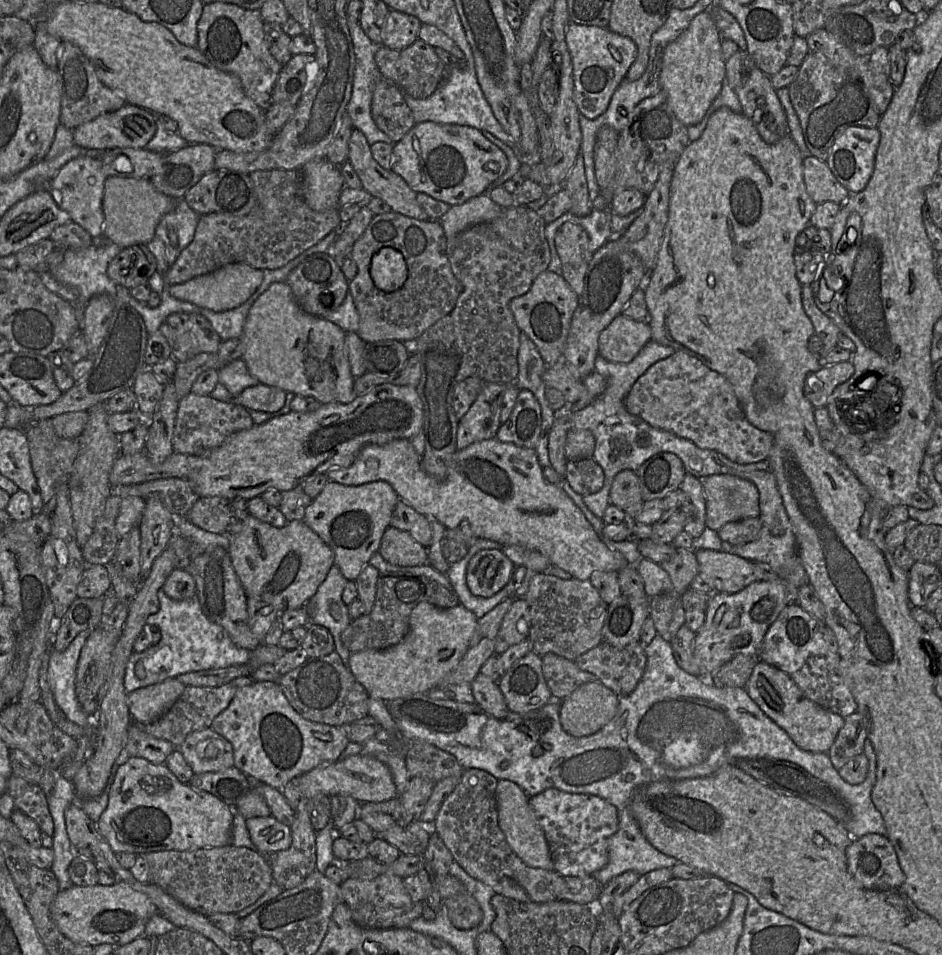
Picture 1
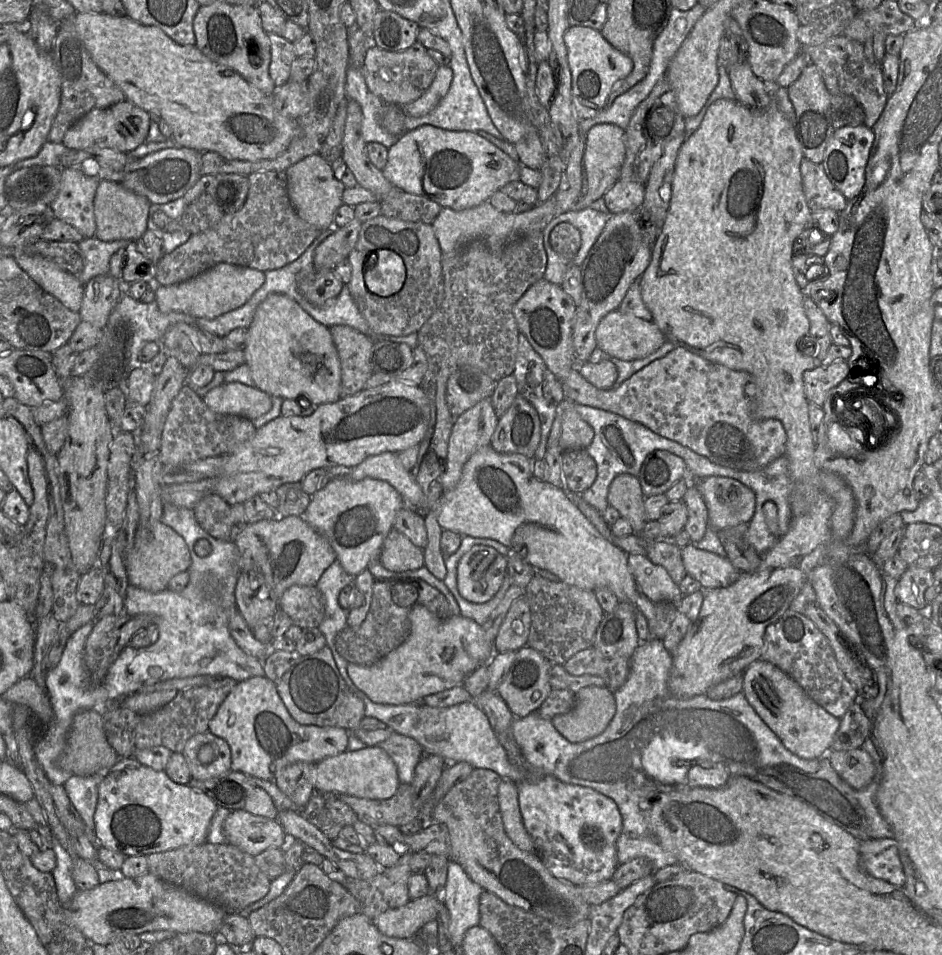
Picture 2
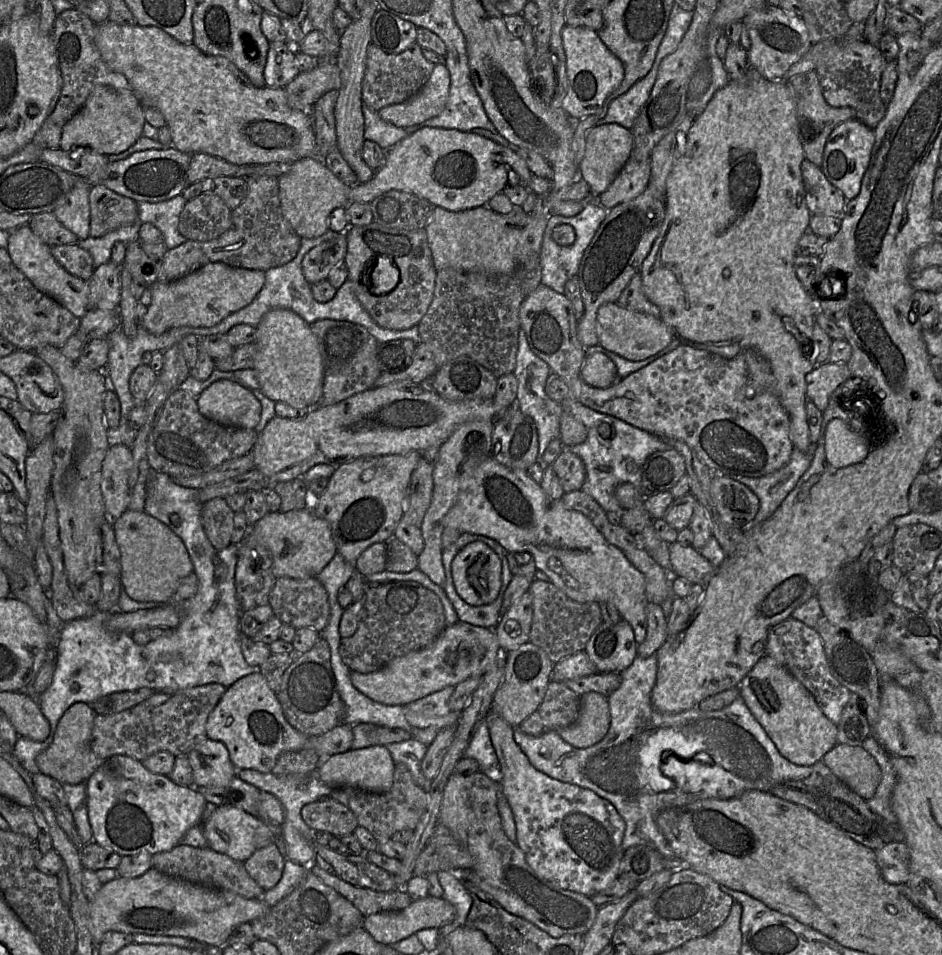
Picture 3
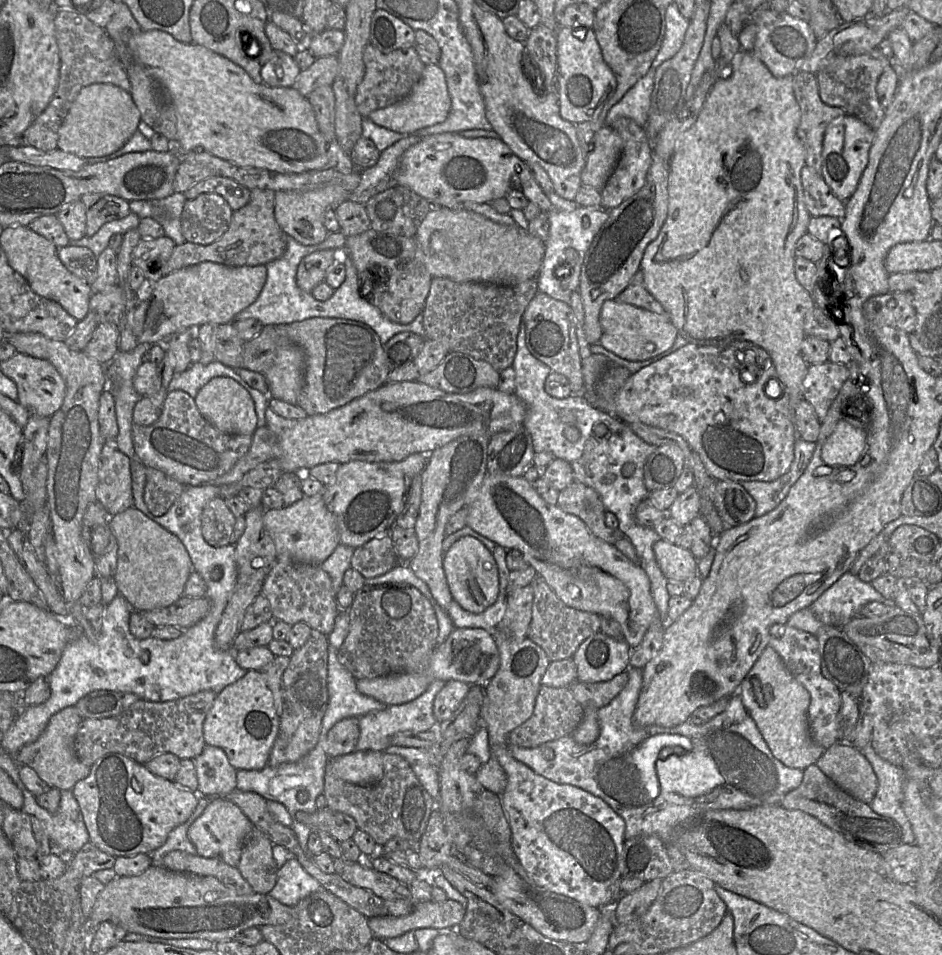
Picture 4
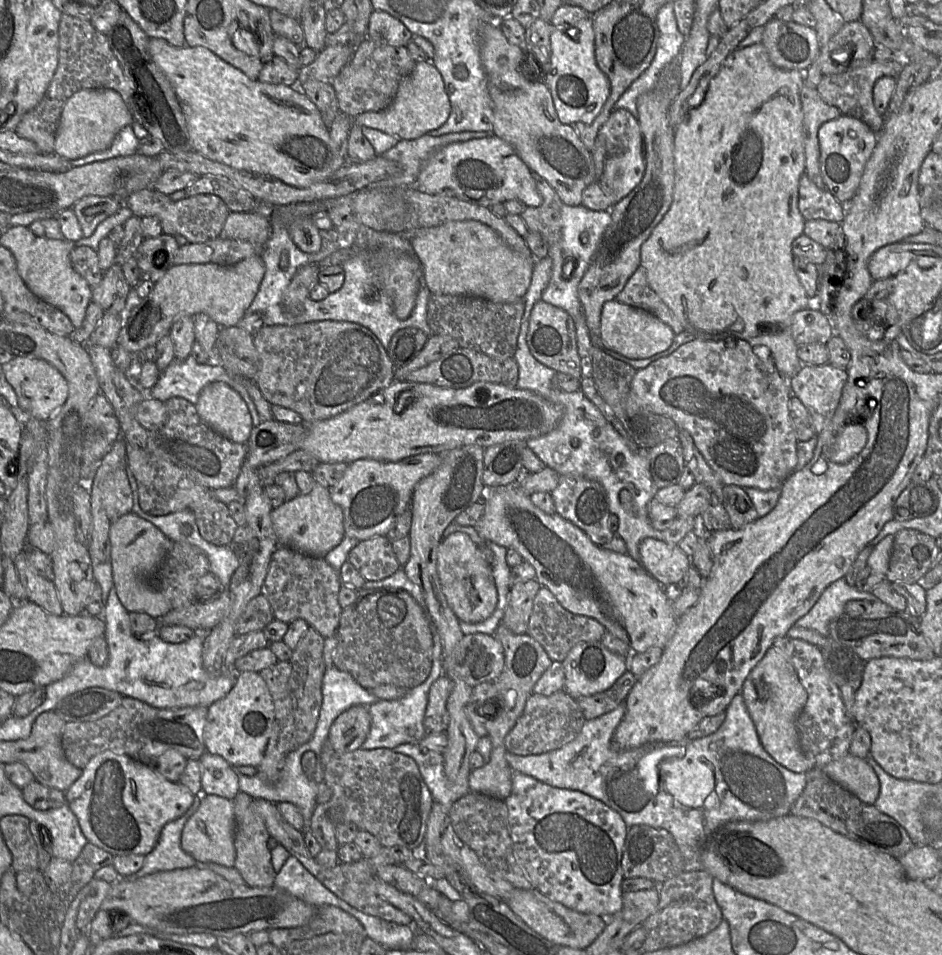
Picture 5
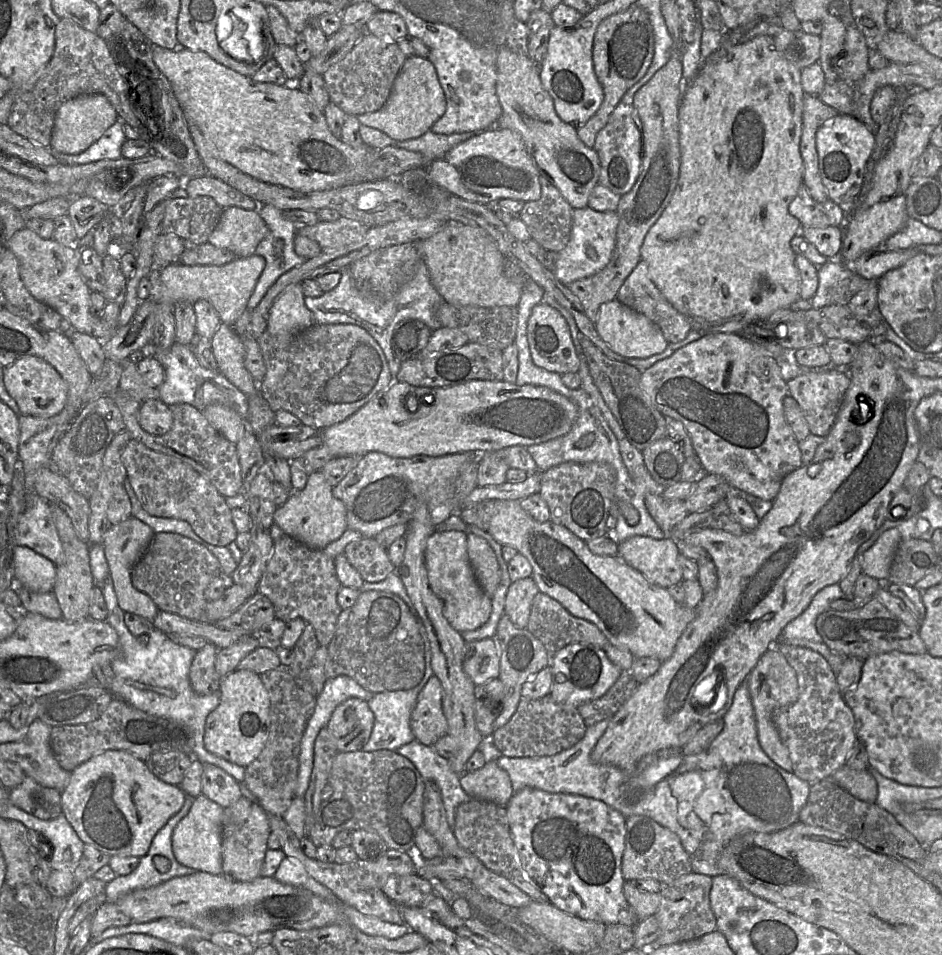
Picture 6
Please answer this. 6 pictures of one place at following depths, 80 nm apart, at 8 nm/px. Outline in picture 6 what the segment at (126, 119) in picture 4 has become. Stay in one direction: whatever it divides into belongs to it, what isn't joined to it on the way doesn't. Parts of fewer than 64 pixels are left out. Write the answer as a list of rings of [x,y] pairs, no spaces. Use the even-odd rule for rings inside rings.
[[[84,94],[66,101],[56,112],[51,147],[63,154],[79,154],[88,149],[117,120],[118,114],[102,94]]]

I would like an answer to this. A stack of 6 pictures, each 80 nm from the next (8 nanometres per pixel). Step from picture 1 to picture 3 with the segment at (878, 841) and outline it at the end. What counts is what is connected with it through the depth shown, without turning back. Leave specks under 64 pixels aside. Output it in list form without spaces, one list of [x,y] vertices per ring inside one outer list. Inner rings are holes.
[[[890,842],[874,850],[883,879],[890,884],[905,884],[909,879],[910,852],[902,842]]]

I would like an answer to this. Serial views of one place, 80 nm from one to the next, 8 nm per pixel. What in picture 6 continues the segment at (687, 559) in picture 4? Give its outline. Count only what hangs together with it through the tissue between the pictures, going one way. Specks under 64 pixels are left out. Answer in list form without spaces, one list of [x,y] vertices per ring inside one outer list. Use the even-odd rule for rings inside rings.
[[[633,536],[618,543],[617,555],[638,570],[652,584],[665,589],[683,581],[678,563],[680,552],[677,542],[667,537],[657,540],[646,536]]]

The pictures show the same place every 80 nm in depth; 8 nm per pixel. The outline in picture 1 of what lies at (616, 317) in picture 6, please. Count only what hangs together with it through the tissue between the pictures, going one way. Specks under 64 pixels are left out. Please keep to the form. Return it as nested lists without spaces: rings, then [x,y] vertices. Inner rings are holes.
[[[620,314],[600,333],[598,354],[610,362],[627,364],[651,339],[648,322]]]

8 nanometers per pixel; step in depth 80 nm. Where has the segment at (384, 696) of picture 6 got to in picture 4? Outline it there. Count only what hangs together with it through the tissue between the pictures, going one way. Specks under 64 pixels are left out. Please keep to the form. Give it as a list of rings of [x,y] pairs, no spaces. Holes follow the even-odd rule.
[[[434,680],[429,687],[416,699],[398,705],[388,705],[383,710],[372,711],[359,717],[360,736],[355,751],[385,752],[391,746],[394,734],[402,731],[426,732],[437,727],[433,715],[433,702],[436,694],[443,688],[445,681]]]

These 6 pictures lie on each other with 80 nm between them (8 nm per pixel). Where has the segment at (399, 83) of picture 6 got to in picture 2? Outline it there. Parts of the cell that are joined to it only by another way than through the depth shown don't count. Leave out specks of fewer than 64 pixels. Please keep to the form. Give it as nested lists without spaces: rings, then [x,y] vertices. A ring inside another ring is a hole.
[[[440,65],[429,88],[418,99],[402,106],[405,114],[420,117],[432,111],[448,92],[452,76],[449,66]]]

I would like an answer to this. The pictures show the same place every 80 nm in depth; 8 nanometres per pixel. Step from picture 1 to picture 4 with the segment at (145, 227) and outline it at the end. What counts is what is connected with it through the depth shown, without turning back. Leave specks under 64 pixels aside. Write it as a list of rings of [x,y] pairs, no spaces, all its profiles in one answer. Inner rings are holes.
[[[92,193],[80,198],[86,210],[86,236],[91,237],[105,224],[130,214],[130,204],[120,197]]]

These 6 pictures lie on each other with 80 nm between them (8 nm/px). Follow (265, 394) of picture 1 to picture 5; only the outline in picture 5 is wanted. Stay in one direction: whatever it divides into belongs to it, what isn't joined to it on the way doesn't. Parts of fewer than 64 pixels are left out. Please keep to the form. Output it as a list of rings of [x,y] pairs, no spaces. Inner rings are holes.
[[[226,383],[206,385],[195,407],[202,420],[218,434],[235,443],[248,442],[254,427],[250,412],[241,396]]]

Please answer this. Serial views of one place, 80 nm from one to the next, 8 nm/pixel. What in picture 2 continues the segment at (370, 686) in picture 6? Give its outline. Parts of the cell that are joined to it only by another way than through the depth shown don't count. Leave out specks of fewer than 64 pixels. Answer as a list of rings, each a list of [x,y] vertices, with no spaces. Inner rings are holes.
[[[419,578],[375,579],[370,608],[358,627],[346,626],[335,638],[338,653],[349,663],[369,666],[400,646],[411,632],[409,613],[417,605],[425,606],[440,619],[450,616],[449,603],[435,587]]]

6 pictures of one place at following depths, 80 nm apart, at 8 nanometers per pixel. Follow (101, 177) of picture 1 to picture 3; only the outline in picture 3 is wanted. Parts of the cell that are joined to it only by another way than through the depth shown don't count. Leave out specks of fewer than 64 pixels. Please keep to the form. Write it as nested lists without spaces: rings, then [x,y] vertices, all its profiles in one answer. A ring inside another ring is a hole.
[[[78,178],[65,201],[53,211],[57,220],[80,240],[90,237],[89,193],[92,187],[85,179]]]

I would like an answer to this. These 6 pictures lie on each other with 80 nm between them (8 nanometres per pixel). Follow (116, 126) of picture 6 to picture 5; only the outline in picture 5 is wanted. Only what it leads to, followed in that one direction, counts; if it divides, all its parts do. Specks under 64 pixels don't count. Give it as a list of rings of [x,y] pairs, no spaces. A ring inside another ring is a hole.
[[[125,126],[115,137],[112,145],[101,152],[70,160],[72,167],[79,167],[94,162],[105,161],[119,156],[130,156],[137,153],[139,139],[135,136],[132,126]]]

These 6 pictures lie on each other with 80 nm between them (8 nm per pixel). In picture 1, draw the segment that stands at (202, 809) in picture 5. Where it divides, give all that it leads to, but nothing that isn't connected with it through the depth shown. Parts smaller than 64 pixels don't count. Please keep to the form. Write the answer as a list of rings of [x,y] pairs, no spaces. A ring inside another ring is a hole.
[[[272,815],[246,819],[246,827],[251,841],[260,853],[276,853],[290,847],[291,827]]]

